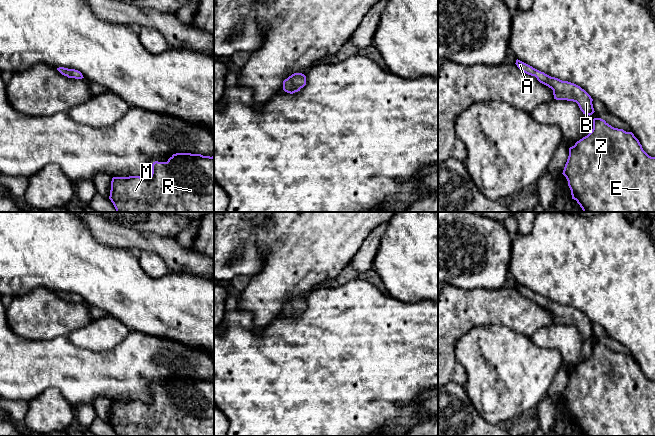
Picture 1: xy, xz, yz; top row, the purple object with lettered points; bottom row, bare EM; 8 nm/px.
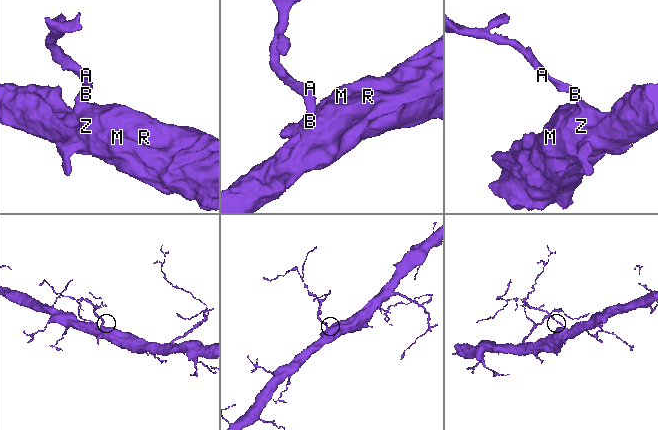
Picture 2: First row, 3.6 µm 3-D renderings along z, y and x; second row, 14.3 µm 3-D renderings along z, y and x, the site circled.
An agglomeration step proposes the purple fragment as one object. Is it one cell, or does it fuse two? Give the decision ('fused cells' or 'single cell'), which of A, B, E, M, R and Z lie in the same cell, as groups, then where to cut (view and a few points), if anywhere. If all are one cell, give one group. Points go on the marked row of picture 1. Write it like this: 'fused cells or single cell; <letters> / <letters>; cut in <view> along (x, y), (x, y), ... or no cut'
single cell; A B E M R Z; no cut

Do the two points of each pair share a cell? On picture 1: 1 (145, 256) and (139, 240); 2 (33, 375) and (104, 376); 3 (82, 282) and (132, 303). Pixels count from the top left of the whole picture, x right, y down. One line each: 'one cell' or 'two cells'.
1: two cells
2: one cell
3: one cell

